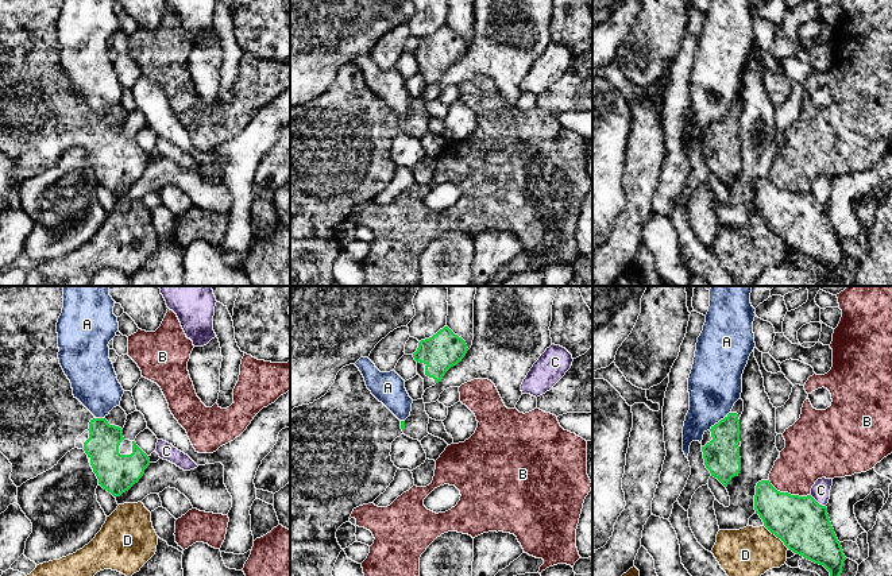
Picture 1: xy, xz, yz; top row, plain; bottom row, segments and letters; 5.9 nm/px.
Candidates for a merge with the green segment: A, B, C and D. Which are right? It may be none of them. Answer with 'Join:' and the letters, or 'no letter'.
Join: no letter

